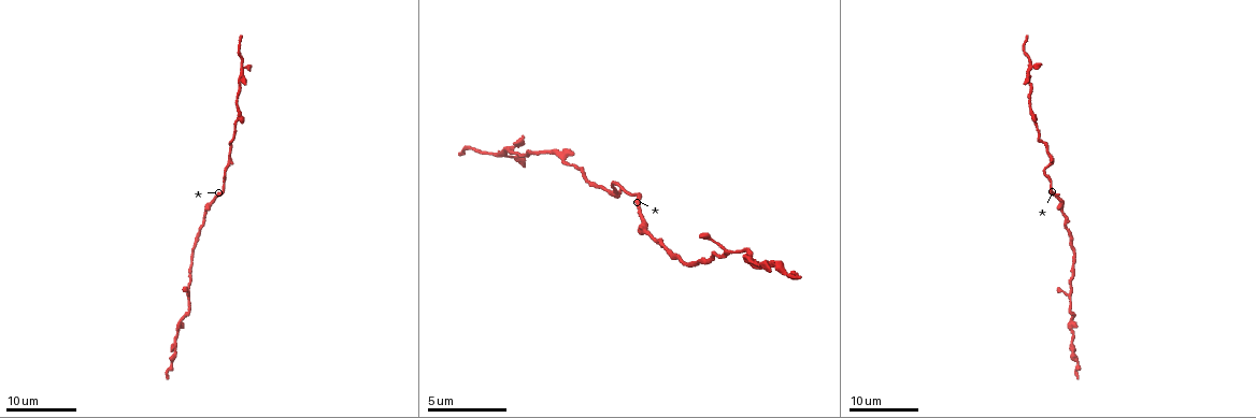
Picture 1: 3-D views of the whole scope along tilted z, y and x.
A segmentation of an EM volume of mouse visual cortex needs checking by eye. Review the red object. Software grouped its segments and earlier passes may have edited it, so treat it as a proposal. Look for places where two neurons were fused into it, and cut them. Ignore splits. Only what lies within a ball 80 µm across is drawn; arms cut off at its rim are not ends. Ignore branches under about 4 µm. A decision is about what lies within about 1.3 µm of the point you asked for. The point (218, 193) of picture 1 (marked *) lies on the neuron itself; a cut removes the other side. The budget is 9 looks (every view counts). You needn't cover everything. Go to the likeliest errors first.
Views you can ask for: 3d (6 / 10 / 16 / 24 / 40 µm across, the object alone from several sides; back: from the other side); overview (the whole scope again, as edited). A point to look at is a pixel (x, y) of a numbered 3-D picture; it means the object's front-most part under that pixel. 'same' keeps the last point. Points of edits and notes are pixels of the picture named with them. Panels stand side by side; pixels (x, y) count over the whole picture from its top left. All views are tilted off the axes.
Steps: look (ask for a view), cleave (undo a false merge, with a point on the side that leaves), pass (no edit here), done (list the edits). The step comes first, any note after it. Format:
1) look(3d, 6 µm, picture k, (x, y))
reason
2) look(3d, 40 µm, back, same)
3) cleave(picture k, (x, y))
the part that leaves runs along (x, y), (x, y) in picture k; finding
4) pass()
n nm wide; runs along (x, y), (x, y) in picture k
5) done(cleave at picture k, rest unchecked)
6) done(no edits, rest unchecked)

look(3d, 16 µm, picture 1, (512, 154))
two arms at a narrow angle

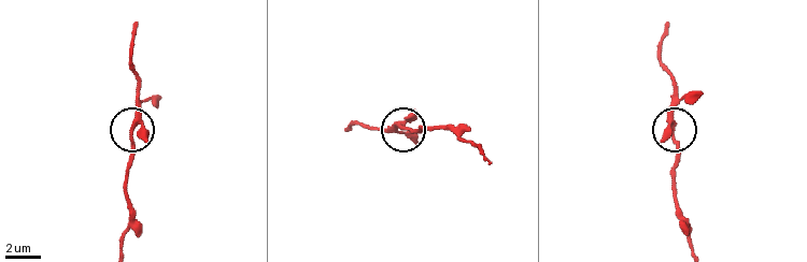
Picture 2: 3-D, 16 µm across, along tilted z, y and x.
look(3d, 10 µm, picture 2, (133, 135))

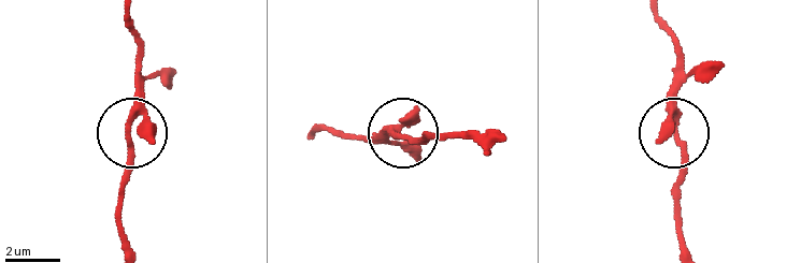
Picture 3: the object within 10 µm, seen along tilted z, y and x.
pass()
4 arms; runs along (125, 247), (119, 185), (129, 164), (138, 62) in picture 3; one neuron here

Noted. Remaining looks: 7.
look(3d, 16 µm, picture 1, (1071, 342))
calibre changes

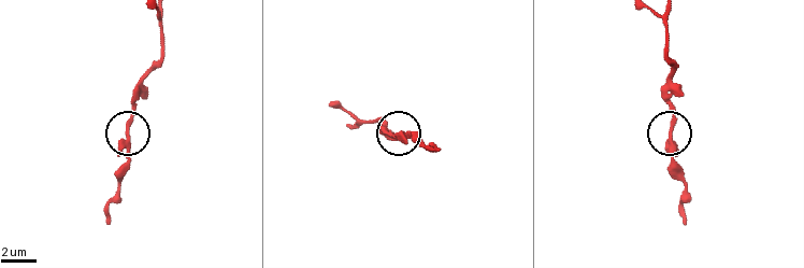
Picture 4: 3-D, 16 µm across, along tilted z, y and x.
look(3d, 10 µm, picture 4, (125, 142))

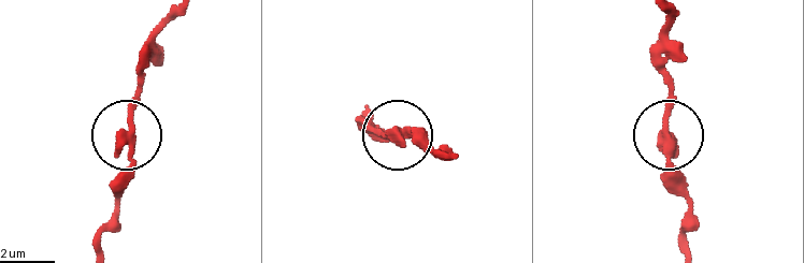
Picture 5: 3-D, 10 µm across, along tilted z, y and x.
cleave(picture 5, (117, 203))
280 nm wide; two neurons meet here

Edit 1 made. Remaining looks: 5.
look(overview)
see it whole again

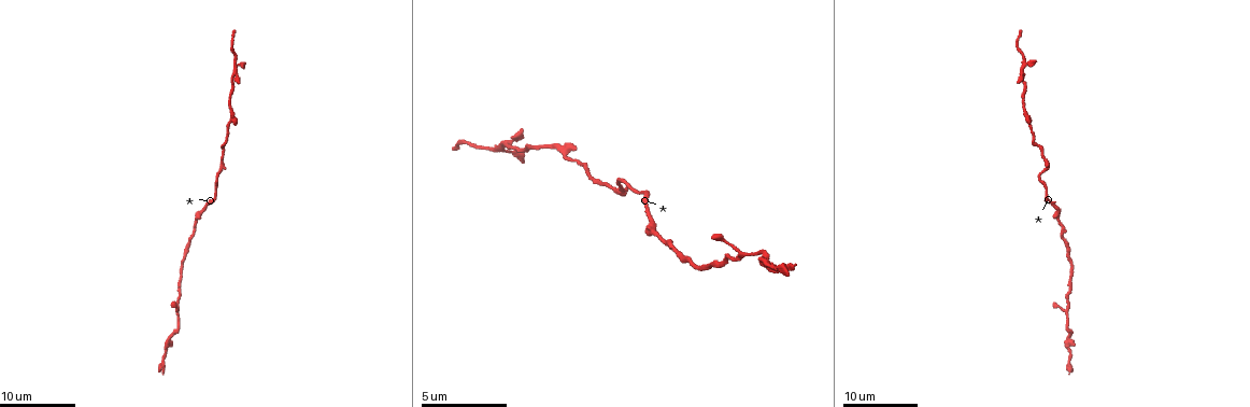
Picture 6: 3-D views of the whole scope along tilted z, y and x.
look(3d, 16 µm, picture 6, (178, 330))
thick turns thin

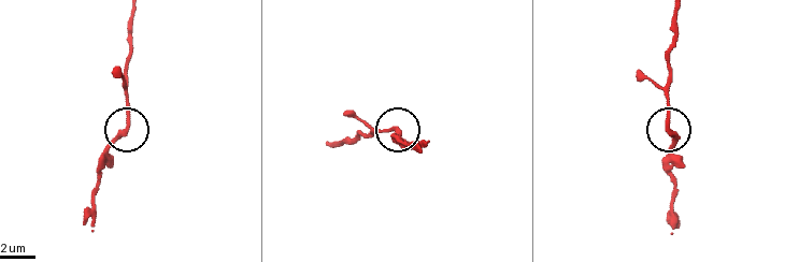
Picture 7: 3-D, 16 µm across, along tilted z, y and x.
pass()
runs along (330, 143), (358, 141), (365, 134), (397, 130), (395, 143) in picture 7; continuous, no second neuron

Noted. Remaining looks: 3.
look(3d, 10 µm, picture 6, (181, 297))
thick turns thin

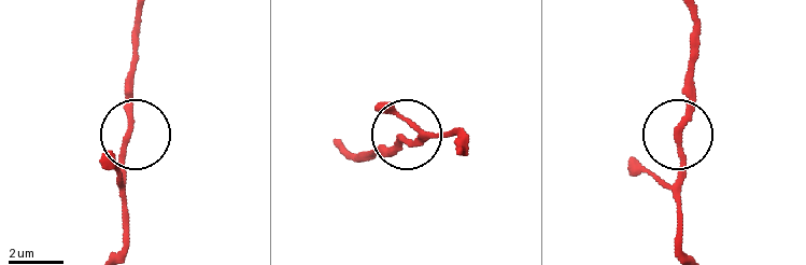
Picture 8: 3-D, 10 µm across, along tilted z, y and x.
look(3d, 10 µm, back, picture 8, (680, 124))
from behind

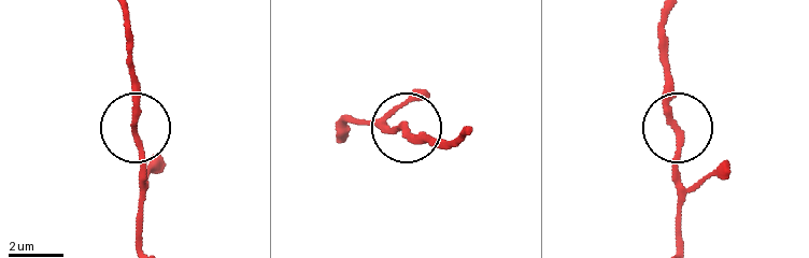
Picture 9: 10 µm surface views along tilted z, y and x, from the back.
pass()
one neuron here

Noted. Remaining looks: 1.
done(cleave at picture 5, rest unchecked)

